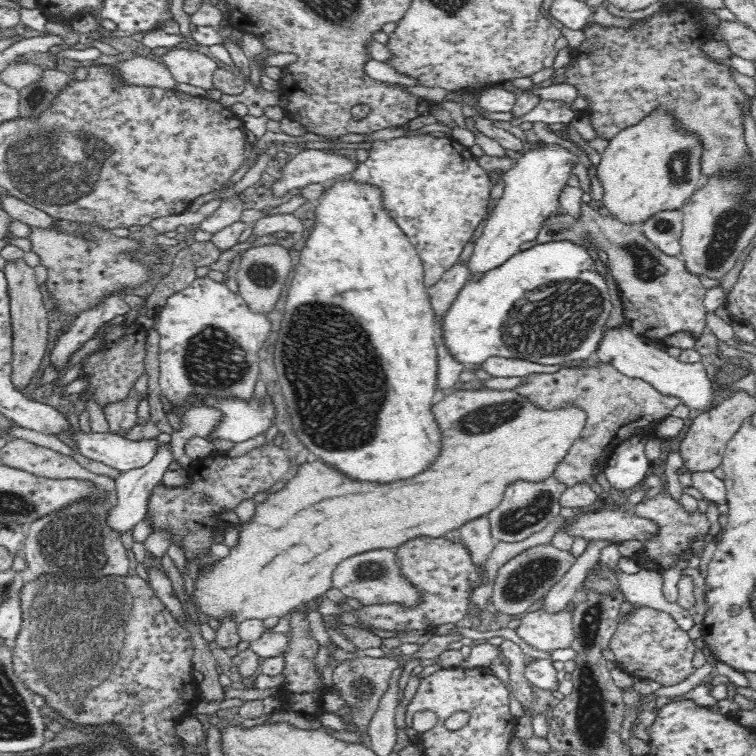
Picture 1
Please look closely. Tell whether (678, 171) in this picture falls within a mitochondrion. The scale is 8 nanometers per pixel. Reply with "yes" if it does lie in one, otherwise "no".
yes

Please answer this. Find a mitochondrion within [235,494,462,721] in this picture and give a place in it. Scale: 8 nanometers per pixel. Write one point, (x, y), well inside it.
(369, 571)

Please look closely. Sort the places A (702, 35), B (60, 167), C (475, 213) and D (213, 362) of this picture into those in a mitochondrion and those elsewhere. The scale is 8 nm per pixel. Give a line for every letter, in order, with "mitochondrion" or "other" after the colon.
A: other
B: mitochondrion
C: other
D: mitochondrion

